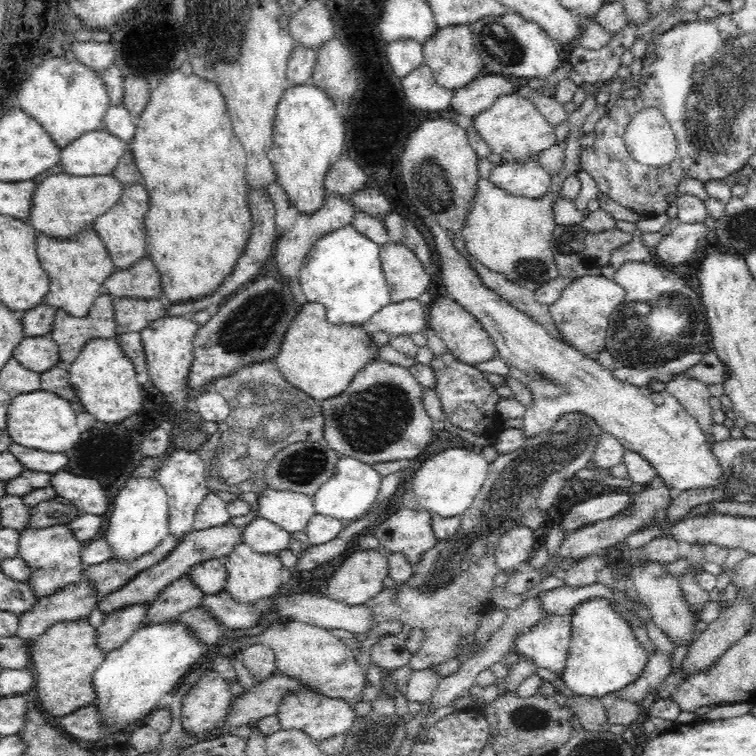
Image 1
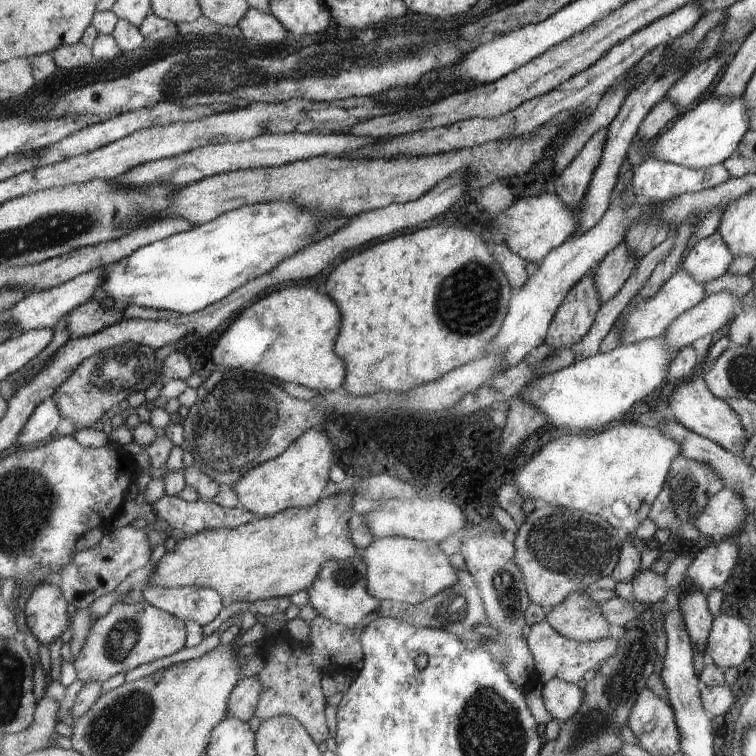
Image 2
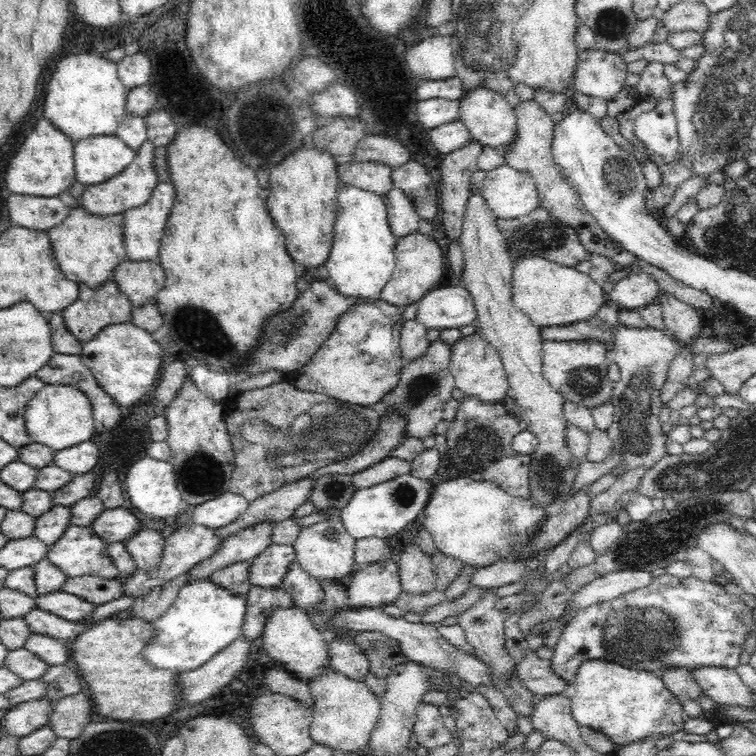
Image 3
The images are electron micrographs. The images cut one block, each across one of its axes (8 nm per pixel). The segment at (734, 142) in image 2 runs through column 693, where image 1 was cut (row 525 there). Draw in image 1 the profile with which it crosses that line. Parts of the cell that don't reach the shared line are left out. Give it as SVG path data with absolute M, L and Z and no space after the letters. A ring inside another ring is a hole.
M147 476L130 477L114 500L112 514L104 539L112 545L112 558L127 561L142 556L158 546L169 533L169 502L167 492L156 478Z

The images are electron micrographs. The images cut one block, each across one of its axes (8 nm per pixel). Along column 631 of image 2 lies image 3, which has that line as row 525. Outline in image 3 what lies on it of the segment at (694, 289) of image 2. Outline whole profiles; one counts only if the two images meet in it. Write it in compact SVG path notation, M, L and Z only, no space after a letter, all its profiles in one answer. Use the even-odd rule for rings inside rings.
M333 518L304 527L293 547L296 551L296 561L308 575L320 582L341 582L348 581L354 574L354 544L356 539L348 534L341 519Z

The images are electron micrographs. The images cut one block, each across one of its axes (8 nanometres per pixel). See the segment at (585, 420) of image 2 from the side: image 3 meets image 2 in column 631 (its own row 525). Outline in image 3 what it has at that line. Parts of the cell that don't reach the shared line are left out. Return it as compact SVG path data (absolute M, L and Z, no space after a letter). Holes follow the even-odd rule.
M410 473L400 475L386 482L358 489L350 498L350 502L340 510L340 519L348 534L355 539L390 538L418 518L418 514L426 508L432 490L430 479L421 479Z

